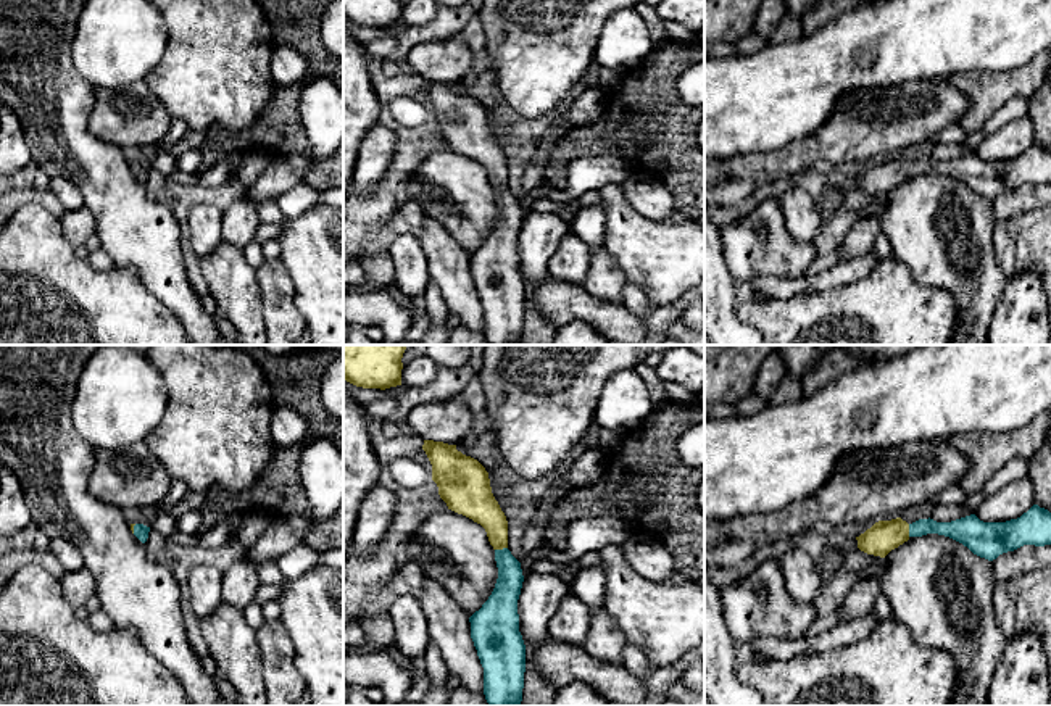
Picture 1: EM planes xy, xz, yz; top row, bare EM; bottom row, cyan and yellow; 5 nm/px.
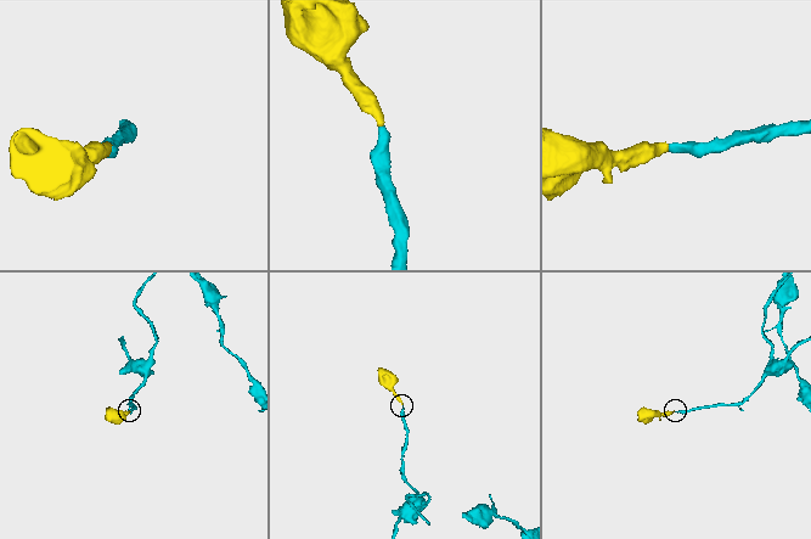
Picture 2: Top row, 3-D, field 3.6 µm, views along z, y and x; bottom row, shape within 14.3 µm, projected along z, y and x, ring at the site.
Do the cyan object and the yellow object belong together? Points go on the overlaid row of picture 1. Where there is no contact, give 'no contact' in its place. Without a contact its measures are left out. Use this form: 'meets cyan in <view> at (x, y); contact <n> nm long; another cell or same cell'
meets cyan in xz at (500, 550); contact 70 nm long; same cell

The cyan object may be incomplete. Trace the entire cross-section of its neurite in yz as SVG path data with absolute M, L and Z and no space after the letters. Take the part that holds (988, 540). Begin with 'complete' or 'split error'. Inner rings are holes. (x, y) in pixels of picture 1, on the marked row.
split error; M1033 505L1020 517L1006 522L983 522L975 514L951 522L937 522L928 517L912 524L896 517L875 522L856 540L861 551L885 558L911 537L927 534L949 537L967 546L974 554L993 561L999 554L1024 545L1051 545L1051 513Z

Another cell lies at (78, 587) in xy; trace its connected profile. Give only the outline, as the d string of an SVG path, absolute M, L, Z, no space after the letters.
M85 567L66 572L60 582L63 596L73 609L84 608L85 601L95 595L95 580Z

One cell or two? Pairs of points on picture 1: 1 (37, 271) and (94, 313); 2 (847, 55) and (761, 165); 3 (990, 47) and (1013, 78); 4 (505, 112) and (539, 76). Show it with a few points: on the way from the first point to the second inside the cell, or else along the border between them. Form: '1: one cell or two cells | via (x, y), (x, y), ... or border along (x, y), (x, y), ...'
1: one cell | via (52, 286), (71, 305), (79, 305)
2: two cells | border along (808, 136), (793, 139), (772, 150), (735, 155)
3: two cells | border along (1034, 57), (1021, 66), (1000, 71), (967, 70)
4: two cells | border along (495, 79), (503, 100), (519, 118)

